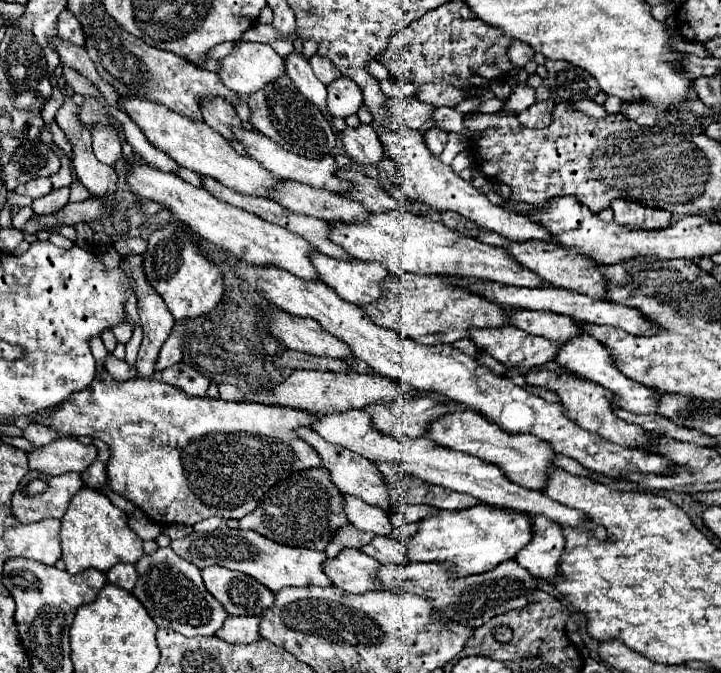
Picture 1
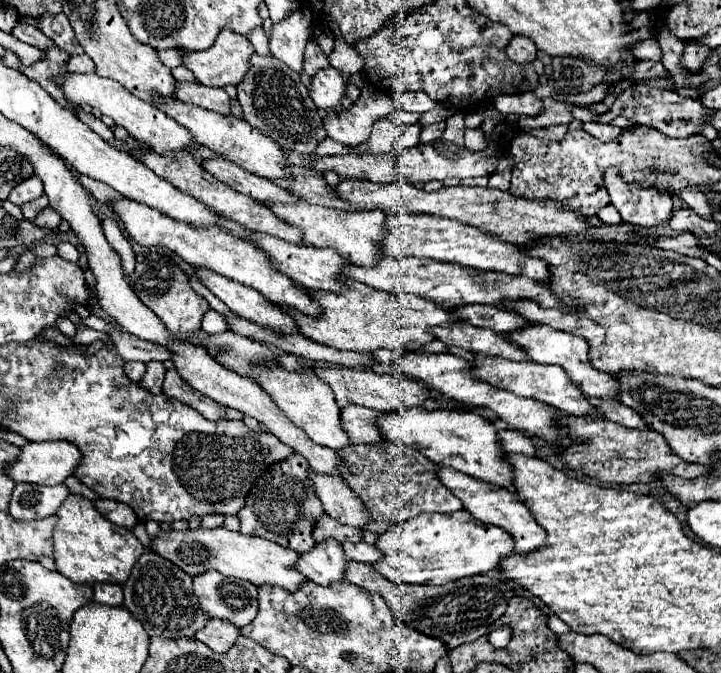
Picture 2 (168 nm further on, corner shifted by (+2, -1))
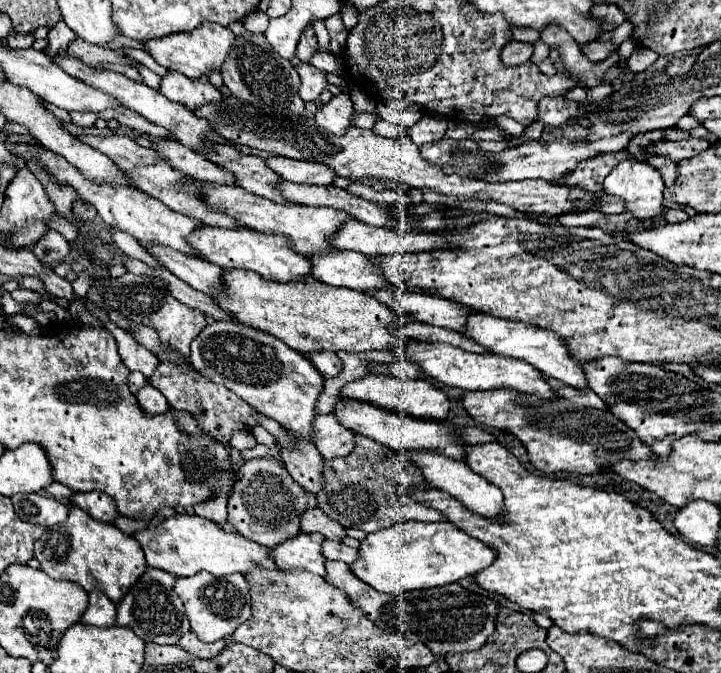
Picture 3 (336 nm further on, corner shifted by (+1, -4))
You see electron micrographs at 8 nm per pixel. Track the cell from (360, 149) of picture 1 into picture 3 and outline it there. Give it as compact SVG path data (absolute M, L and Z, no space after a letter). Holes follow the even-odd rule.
M338 94L330 100L330 104L324 104L322 108L318 108L316 124L328 134L342 136L352 126L354 112L356 112L356 108L354 108L350 96Z

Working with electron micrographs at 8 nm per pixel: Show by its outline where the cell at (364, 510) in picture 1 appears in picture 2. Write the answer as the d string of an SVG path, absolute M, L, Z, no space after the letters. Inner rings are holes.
M309 471L309 477L327 515L337 519L339 523L359 529L371 521L367 511L363 511L363 503L359 503L359 499L351 495L351 489L343 483L339 475L321 475Z

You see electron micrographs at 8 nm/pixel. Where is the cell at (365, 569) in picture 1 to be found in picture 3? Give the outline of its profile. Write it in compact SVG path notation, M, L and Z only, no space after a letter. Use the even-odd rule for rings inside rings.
M298 534L288 542L278 544L272 550L272 556L280 570L306 570L312 574L324 576L324 538L320 534Z

